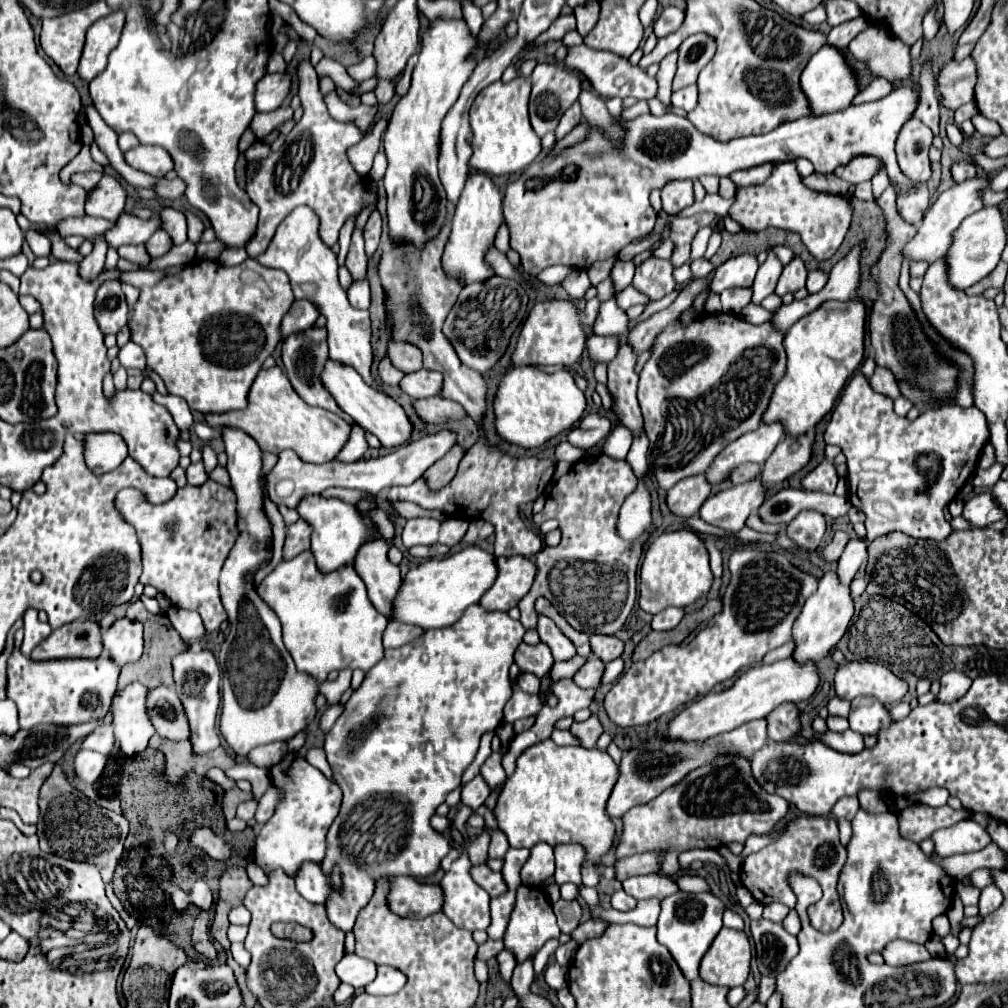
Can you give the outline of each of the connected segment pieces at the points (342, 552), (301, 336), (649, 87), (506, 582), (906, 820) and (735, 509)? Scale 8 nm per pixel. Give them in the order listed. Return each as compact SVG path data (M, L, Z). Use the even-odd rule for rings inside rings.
M320 494L302 496L300 504L296 506L296 512L312 528L312 538L310 538L312 554L314 554L316 564L322 572L332 572L338 566L352 564L354 562L352 558L356 556L356 550L360 548L360 542L366 538L366 534L370 538L372 530L376 528L374 522L368 522L368 526L366 526L364 518L356 512L356 506L346 504L338 498L324 498Z
M308 328L304 332L296 332L292 336L288 336L284 340L284 346L282 346L282 360L284 360L284 366L286 366L286 374L294 386L294 390L298 392L298 396L310 404L310 406L318 406L318 408L324 408L324 410L330 410L334 412L336 416L342 416L348 424L352 424L354 420L344 414L338 404L328 396L328 392L324 392L324 386L320 384L320 372L324 368L324 362L328 358L328 344L326 344L326 328Z
M580 44L580 46L568 46L566 48L568 54L564 58L564 64L566 68L570 70L578 70L582 72L592 88L602 96L602 98L614 98L614 96L620 96L620 98L628 98L628 96L634 96L638 100L648 100L648 98L654 98L656 96L656 80L650 78L642 68L638 66L632 66L628 62L628 58L624 56L618 56L614 52L606 52L606 50L594 50L594 48L588 48L586 44Z
M500 556L496 558L498 576L494 584L480 598L480 606L486 610L510 610L520 598L528 594L534 582L536 566L532 560L522 556Z
M912 804L910 808L904 808L902 812L898 812L900 834L912 842L922 842L930 836L932 830L952 826L966 816L968 816L966 810L956 812L950 806L930 808L926 804Z
M760 480L738 484L718 494L712 494L700 508L700 518L712 526L728 532L738 532L746 518L756 512L764 502L766 488Z

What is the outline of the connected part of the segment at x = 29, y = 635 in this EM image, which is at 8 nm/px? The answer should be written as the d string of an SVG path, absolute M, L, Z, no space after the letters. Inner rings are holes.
M28 610L24 614L24 640L22 640L22 646L20 646L20 652L24 656L30 656L32 648L36 644L40 644L48 634L52 632L52 628L48 624L42 624L38 620L38 610Z

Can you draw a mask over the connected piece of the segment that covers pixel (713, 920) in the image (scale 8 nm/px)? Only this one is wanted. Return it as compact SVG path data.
M678 892L662 900L662 912L658 918L658 942L670 950L672 958L676 960L688 982L698 978L700 960L722 928L722 912L724 904L712 892L708 894Z

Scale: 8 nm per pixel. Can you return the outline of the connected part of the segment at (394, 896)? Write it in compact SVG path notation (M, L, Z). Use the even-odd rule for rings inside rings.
M398 876L390 882L386 894L390 912L404 918L424 918L440 912L440 886L416 882L410 876Z

